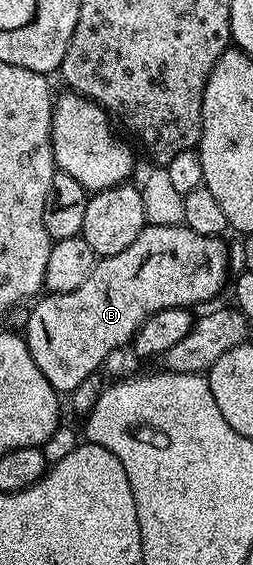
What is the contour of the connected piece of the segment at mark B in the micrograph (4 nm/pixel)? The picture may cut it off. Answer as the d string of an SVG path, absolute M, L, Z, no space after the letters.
M184 224L180 226L146 225L135 236L135 240L123 252L115 256L100 259L93 267L87 280L79 284L71 292L62 294L46 293L32 303L33 311L25 322L23 337L31 352L31 360L39 367L39 372L47 376L47 380L58 392L68 392L79 388L87 376L98 373L108 354L116 352L120 346L128 347L132 343L135 332L155 312L163 312L163 308L184 306L197 308L200 302L209 302L221 289L226 289L230 277L231 263L229 246L221 243L220 237L199 236L199 232L191 232Z

